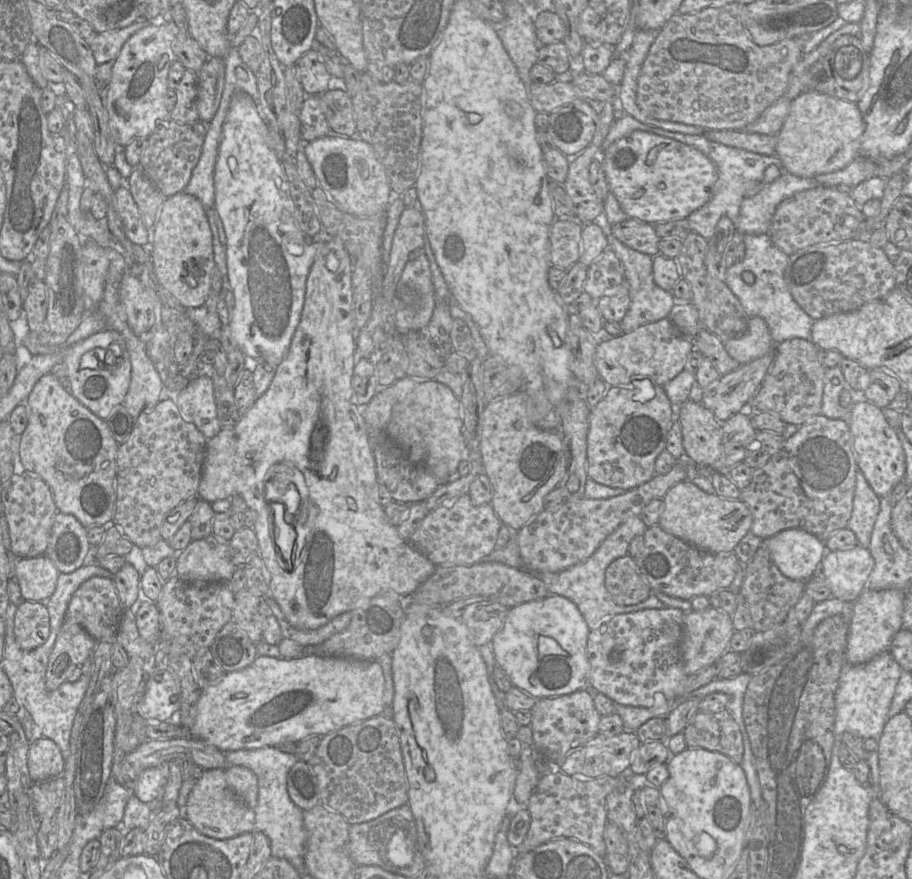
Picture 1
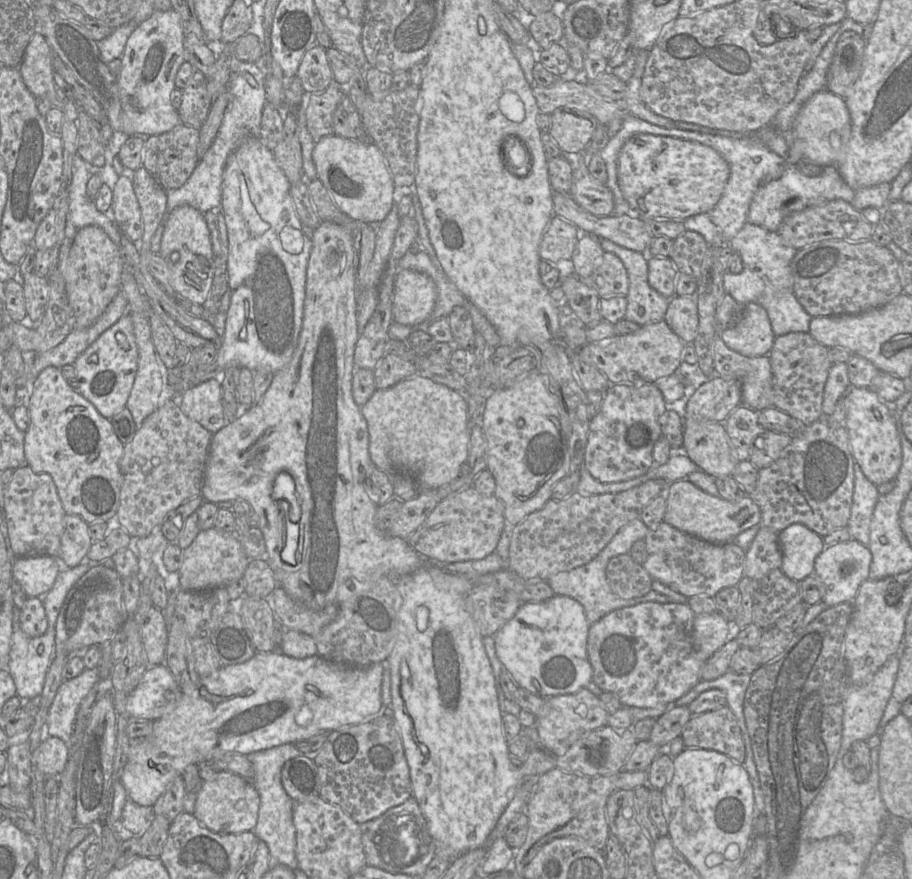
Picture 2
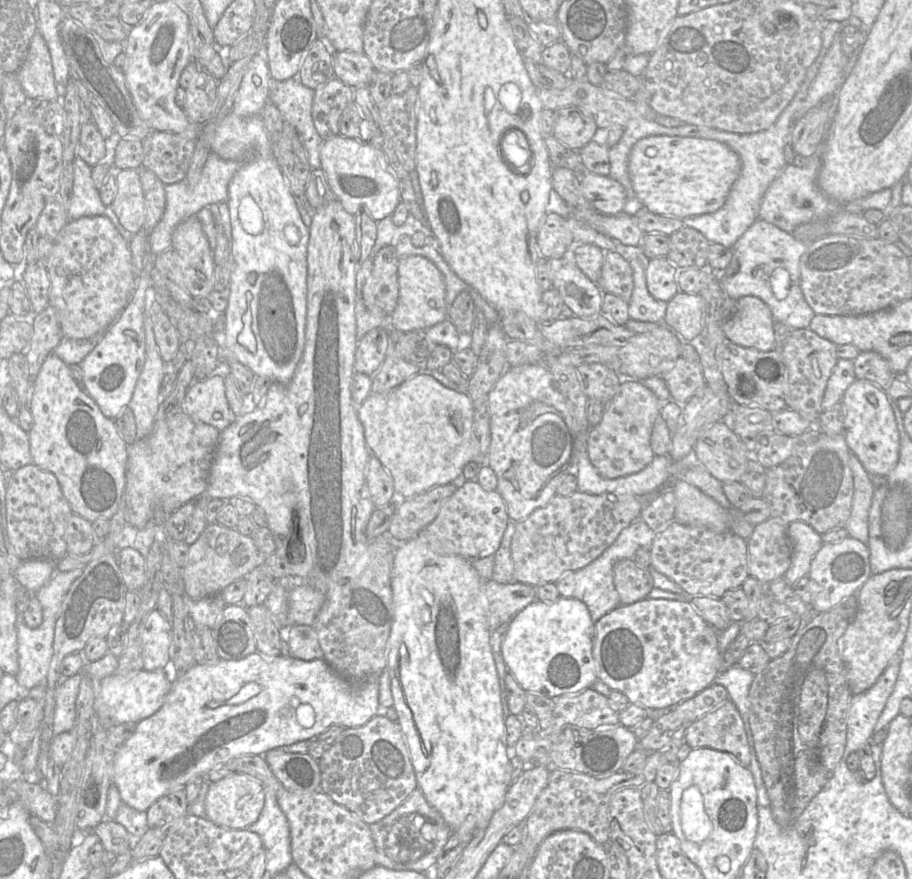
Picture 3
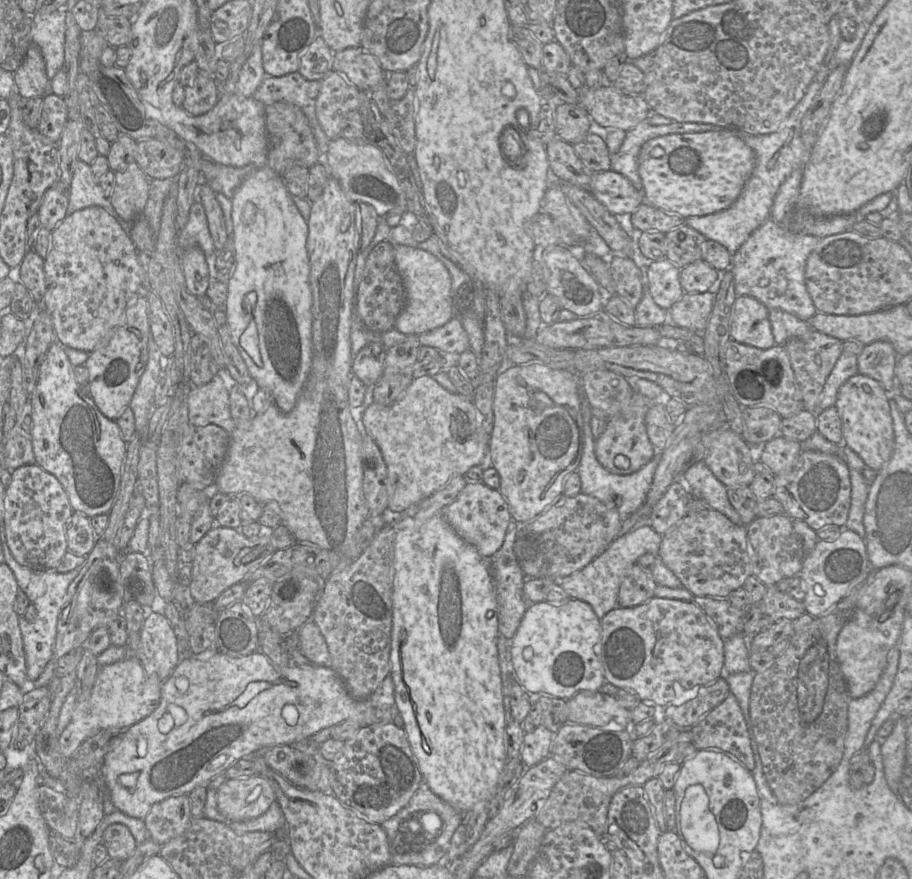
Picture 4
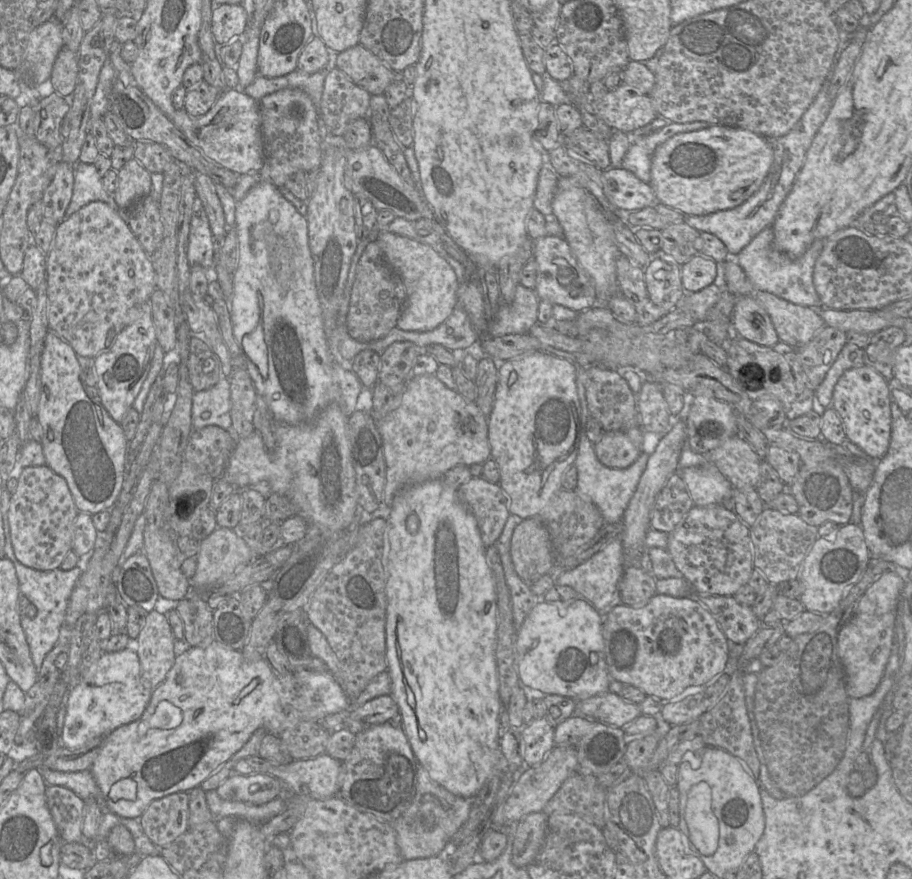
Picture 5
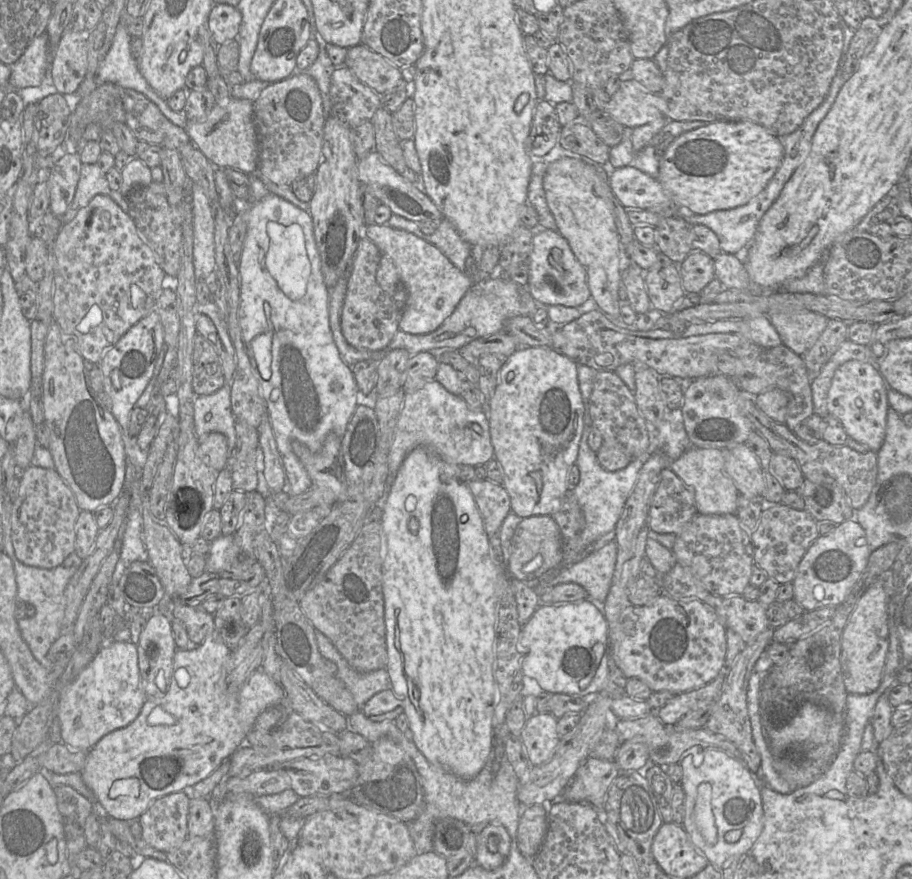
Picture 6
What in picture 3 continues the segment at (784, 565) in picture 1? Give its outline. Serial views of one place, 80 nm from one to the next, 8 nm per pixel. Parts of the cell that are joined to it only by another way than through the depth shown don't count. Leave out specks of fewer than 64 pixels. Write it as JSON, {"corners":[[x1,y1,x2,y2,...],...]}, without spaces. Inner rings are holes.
{"corners":[[793,521,787,526,787,531,792,546,792,560,783,578,791,586,808,575,811,561,823,543,821,534,805,522]]}

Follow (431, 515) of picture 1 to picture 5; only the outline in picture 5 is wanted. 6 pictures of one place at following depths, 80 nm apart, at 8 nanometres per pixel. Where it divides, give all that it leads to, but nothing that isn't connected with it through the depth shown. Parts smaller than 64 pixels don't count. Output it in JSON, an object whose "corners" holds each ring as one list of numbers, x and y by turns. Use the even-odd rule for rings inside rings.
{"corners":[[472,477,459,487,458,496,474,515,484,546,494,545,510,515,508,497,500,484]]}

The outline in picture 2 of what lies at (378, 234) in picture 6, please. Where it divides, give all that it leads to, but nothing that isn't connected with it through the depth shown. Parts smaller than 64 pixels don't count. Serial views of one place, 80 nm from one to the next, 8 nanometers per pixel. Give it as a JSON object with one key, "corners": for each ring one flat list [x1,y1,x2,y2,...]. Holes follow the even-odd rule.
{"corners":[[399,270,394,283,392,321,416,326,424,323,435,307,437,290,434,281,424,273]]}

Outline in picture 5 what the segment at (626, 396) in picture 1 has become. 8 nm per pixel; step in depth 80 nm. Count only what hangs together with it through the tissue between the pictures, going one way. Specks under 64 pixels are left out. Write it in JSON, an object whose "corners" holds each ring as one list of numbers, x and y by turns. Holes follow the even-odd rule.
{"corners":[[605,431,602,438,594,444,598,460,609,468,624,469,633,464,640,456,640,449,633,444,626,431]]}

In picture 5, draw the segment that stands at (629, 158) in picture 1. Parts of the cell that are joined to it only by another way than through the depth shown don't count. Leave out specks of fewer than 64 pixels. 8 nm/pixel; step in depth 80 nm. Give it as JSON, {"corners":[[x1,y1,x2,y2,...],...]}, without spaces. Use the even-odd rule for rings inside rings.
{"corners":[[724,125,683,132,658,146,651,162,651,180,656,200,684,216,702,216,733,209,762,185,774,161,769,139,750,130]]}

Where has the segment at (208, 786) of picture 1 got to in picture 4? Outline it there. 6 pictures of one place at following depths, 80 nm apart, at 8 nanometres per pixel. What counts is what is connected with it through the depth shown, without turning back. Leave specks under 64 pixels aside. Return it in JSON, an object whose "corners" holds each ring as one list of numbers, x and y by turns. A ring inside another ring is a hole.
{"corners":[[261,775,227,779,216,789,219,812,227,822,254,819,276,800,275,791]]}

